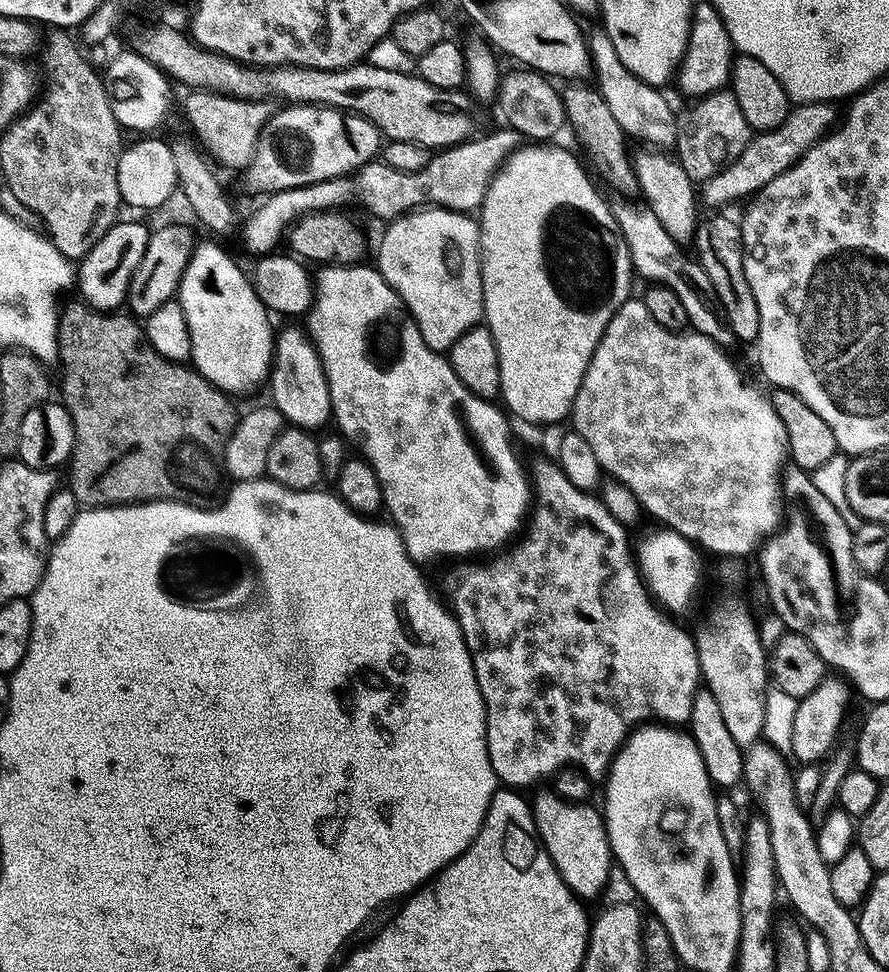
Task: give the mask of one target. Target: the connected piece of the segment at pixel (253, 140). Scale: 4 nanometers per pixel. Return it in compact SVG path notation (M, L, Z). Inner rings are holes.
M195 91L188 100L188 116L192 119L197 134L202 136L210 151L218 154L221 160L232 168L239 164L251 165L256 159L260 141L274 116L274 112L268 108L271 107L264 102L248 103L211 91Z

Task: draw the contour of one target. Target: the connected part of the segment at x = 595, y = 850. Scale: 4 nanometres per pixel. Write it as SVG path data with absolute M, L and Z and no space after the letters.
M539 792L535 793L536 800L533 799L531 805L544 849L575 896L584 902L598 899L607 890L614 869L612 843L601 809L588 804L571 804L556 792Z

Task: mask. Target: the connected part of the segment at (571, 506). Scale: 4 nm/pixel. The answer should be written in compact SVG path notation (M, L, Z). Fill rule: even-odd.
M553 462L550 466L542 468L542 470L544 470L546 474L542 474L540 485L534 489L542 490L542 500L534 500L536 509L531 513L530 523L527 525L522 539L519 542L513 543L503 554L489 559L492 560L489 564L480 564L484 562L457 563L460 565L458 565L457 568L444 580L444 588L448 591L449 601L447 600L447 603L450 605L451 611L454 613L457 622L460 623L460 629L464 635L464 640L468 644L468 652L472 656L472 665L476 671L478 686L482 690L482 698L484 699L484 705L488 711L488 753L490 754L490 762L496 771L497 781L499 781L501 785L507 786L512 790L525 790L524 788L532 787L532 789L535 789L537 786L540 786L535 786L535 784L540 784L543 780L550 779L551 776L553 776L553 778L559 777L560 772L563 771L564 768L578 768L584 772L585 777L587 777L589 781L591 779L603 781L605 777L607 777L608 771L612 769L612 764L616 761L616 755L623 750L625 744L628 742L628 737L632 735L634 730L647 725L649 722L659 722L664 726L687 725L694 714L694 698L702 691L702 677L700 673L697 641L694 639L693 634L691 636L682 625L675 624L675 622L672 621L675 619L669 618L666 615L664 609L656 603L652 593L648 591L648 586L645 584L644 578L640 574L637 557L634 555L634 544L631 544L631 542L628 541L629 529L612 517L612 514L610 510L607 509L603 499L597 498L595 495L587 492L583 492L581 488L574 486L574 482L570 482L570 478L566 478L566 474L560 468L559 463Z

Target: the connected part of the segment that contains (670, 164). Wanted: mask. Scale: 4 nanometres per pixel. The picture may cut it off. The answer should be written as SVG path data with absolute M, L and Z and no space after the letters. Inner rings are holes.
M644 150L648 152L635 153L634 177L644 191L643 199L658 216L662 226L670 237L681 246L688 246L695 241L696 233L702 223L701 205L698 203L698 188L692 185L688 172L664 150ZM697 204L697 205L696 205Z

